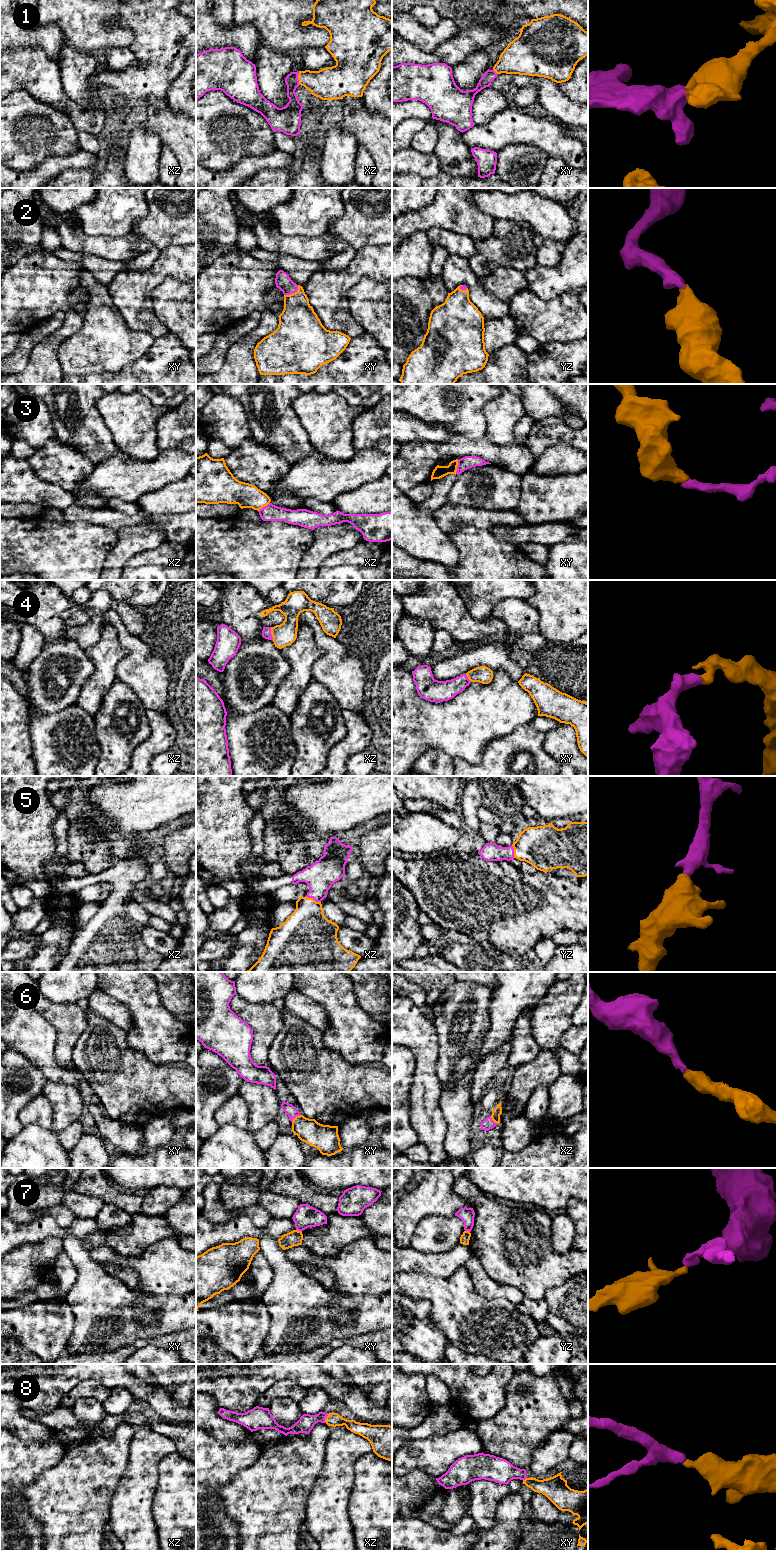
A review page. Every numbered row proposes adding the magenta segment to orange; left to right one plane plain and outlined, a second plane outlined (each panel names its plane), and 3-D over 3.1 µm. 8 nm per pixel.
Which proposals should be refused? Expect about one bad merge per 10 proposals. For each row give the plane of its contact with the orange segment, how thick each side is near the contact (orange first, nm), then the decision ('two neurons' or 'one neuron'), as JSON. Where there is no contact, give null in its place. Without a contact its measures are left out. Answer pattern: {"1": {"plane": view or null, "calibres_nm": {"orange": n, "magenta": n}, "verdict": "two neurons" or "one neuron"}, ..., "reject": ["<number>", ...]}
{"1": {"plane": "xz", "calibres_nm": {"orange": 260, "magenta": 130}, "verdict": "one neuron"}, "2": {"plane": "xy", "calibres_nm": {"orange": 320, "magenta": 120}, "verdict": "one neuron"}, "3": {"plane": "xy", "calibres_nm": {"orange": 100, "magenta": 100}, "verdict": "two neurons"}, "4": {"plane": "xz", "calibres_nm": {"orange": 180, "magenta": 80}, "verdict": "one neuron"}, "5": {"plane": "xz", "calibres_nm": {"orange": 340, "magenta": 240}, "verdict": "one neuron"}, "6": {"plane": "xy", "calibres_nm": {"orange": 190, "magenta": 90}, "verdict": "one neuron"}, "7": {"plane": "xy", "calibres_nm": {"orange": 130, "magenta": 180}, "verdict": "two neurons"}, "8": {"plane": "xz", "calibres_nm": {"orange": 110, "magenta": 140}, "verdict": "one neuron"}, "reject": ["3", "7"]}

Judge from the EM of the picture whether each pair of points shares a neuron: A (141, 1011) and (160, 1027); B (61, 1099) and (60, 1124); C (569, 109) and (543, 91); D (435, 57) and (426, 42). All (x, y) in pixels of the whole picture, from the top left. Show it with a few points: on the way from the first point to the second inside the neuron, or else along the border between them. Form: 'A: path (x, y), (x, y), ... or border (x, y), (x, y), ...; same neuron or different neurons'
A: path (146, 1014), (155, 1023); same neuron
B: path (61, 1105), (61, 1118); same neuron
C: path (563, 109), (549, 96); same neuron
D: border (452, 38), (430, 51), (422, 51), (410, 43); different neurons

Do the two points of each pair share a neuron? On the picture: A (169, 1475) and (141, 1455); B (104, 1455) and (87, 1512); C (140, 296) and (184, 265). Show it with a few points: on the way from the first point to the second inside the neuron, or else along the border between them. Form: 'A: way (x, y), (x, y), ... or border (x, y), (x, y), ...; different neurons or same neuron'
A: border (175, 1451), (159, 1462), (155, 1490); different neurons
B: way (93, 1469), (87, 1476), (87, 1498); same neuron
C: way (147, 284), (166, 265), (172, 265); same neuron

